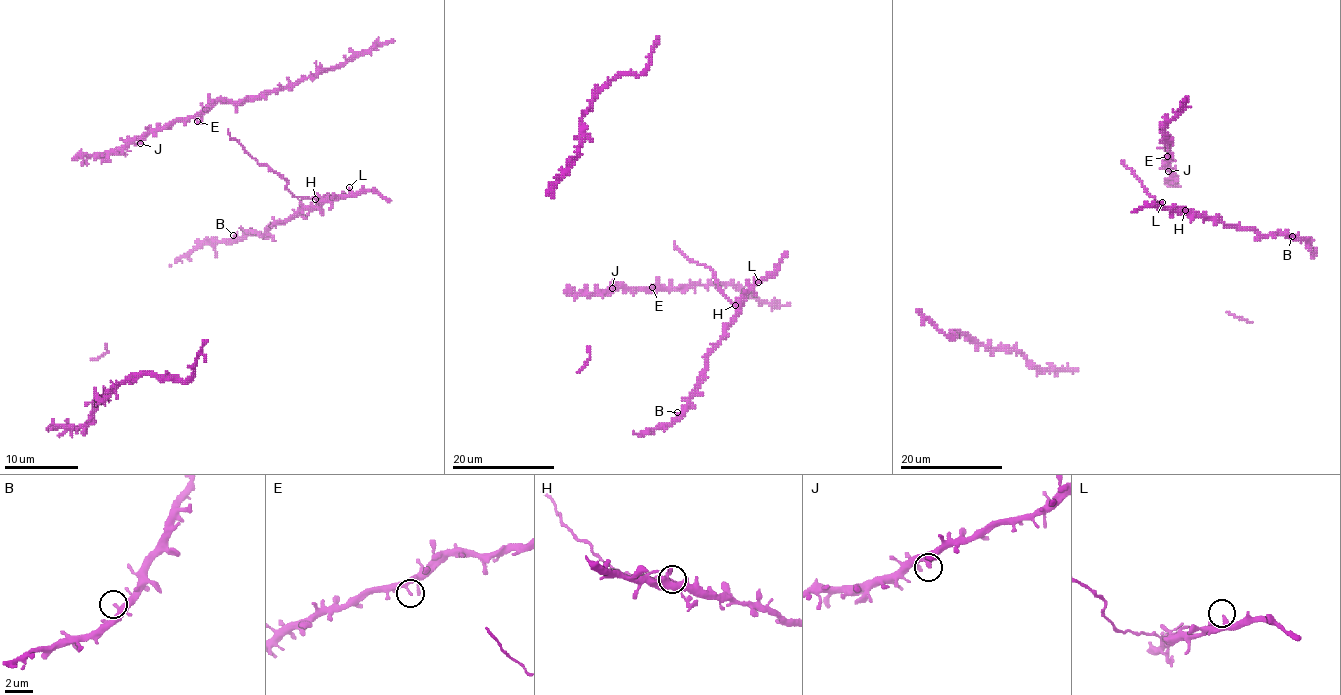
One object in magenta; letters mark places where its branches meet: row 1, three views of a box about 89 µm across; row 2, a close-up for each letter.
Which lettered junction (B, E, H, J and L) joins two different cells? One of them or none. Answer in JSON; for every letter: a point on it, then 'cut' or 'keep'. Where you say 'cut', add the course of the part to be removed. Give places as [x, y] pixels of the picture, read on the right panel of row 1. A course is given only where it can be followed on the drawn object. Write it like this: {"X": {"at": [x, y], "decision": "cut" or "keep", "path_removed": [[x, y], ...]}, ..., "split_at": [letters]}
{"B": {"at": [1292, 236], "decision": "keep"}, "E": {"at": [1167, 156], "decision": "keep"}, "H": {"at": [1185, 210], "decision": "cut", "path_removed": [[1185, 210], [1160, 205], [1122, 161]]}, "J": {"at": [1168, 171], "decision": "keep"}, "L": {"at": [1162, 202], "decision": "keep"}, "split_at": ["H"]}

